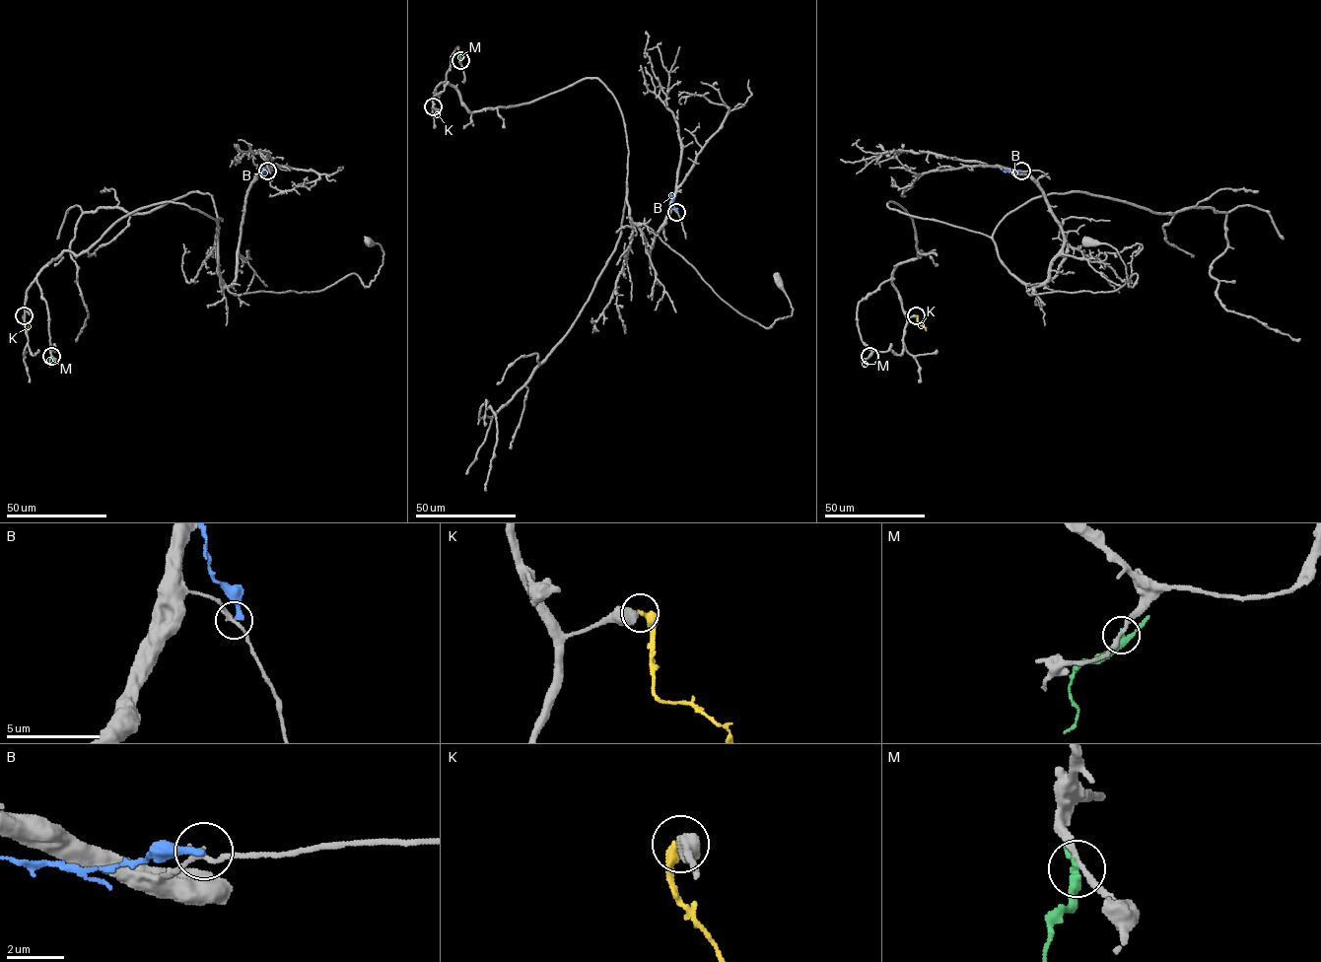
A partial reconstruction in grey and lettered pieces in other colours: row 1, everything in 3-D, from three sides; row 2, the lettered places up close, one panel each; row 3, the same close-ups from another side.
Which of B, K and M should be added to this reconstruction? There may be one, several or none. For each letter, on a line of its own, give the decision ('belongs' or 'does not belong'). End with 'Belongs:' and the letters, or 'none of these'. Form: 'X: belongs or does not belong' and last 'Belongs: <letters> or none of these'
B: does not belong
K: does not belong
M: does not belong
Belongs: none of these

